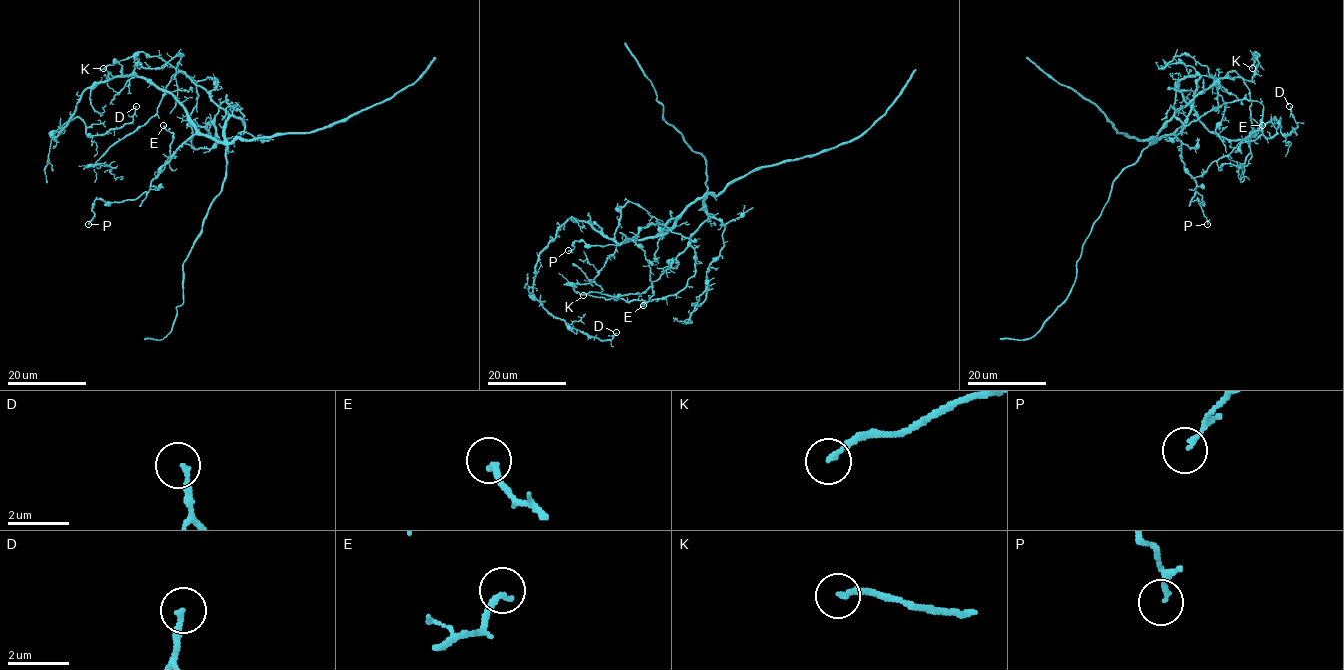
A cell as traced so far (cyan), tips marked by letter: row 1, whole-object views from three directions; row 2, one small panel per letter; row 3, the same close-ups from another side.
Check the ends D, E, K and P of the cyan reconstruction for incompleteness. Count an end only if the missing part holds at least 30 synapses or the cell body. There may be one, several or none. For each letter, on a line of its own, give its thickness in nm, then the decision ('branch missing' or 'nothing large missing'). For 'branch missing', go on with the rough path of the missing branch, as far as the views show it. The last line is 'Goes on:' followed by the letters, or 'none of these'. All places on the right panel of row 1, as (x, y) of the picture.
D: 190 nm | nothing large missing
E: 200 nm | nothing large missing
K: 190 nm | nothing large missing
P: 150 nm | nothing large missing
Goes on: none of these

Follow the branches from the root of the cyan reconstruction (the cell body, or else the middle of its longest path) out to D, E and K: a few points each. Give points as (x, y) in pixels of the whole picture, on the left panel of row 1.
D: (189, 118), (147, 80), (113, 76), (83, 93), (53, 139), (75, 117), (106, 134), (136, 106)
E: (189, 118), (195, 133), (155, 177), (170, 155), (173, 134), (163, 125)
K: (189, 118), (202, 134), (223, 141), (228, 114), (210, 97), (215, 78), (196, 81), (141, 51), (103, 68)

